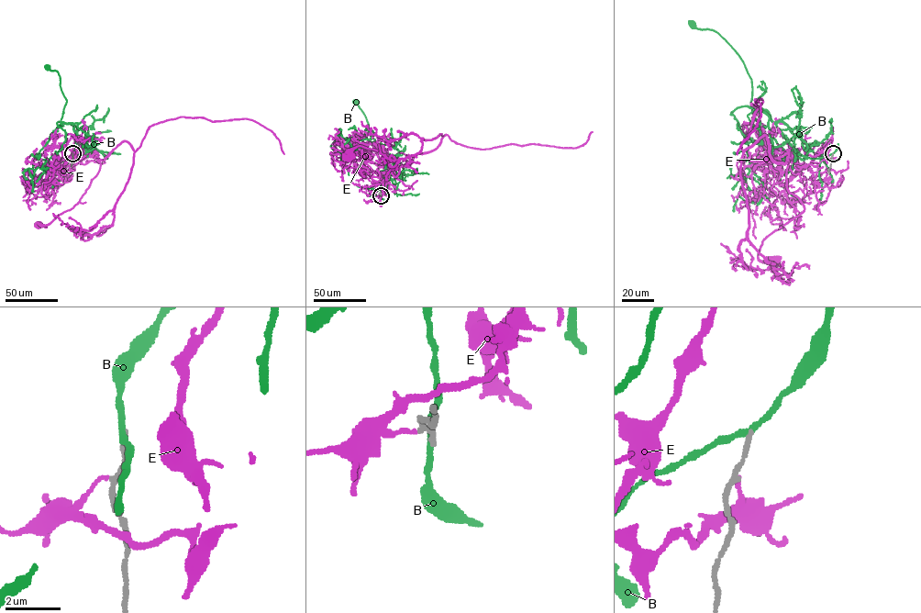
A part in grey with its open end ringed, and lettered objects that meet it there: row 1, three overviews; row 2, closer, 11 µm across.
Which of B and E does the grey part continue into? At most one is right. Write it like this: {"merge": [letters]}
{"merge": []}

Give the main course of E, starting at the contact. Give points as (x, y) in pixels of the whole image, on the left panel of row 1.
E: (72, 155), (77, 161), (94, 157), (100, 162), (99, 171), (77, 204), (46, 225), (38, 224)

